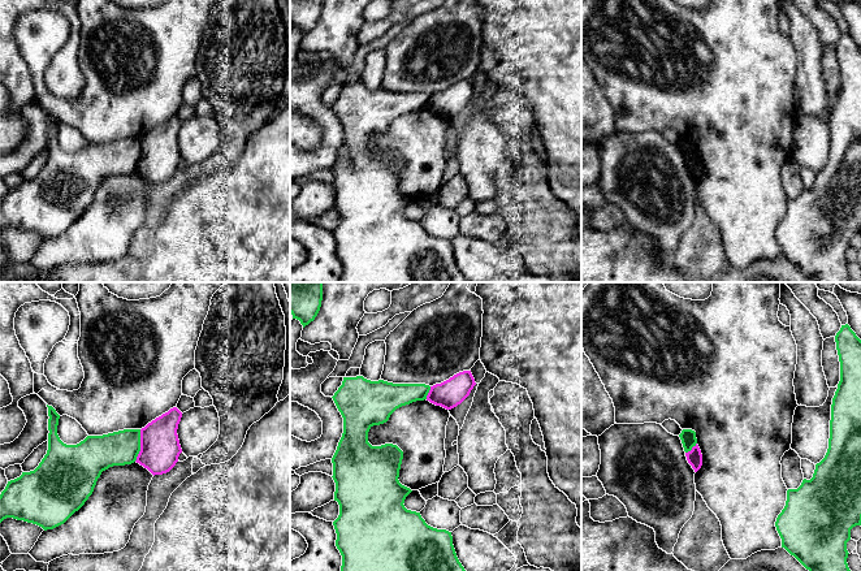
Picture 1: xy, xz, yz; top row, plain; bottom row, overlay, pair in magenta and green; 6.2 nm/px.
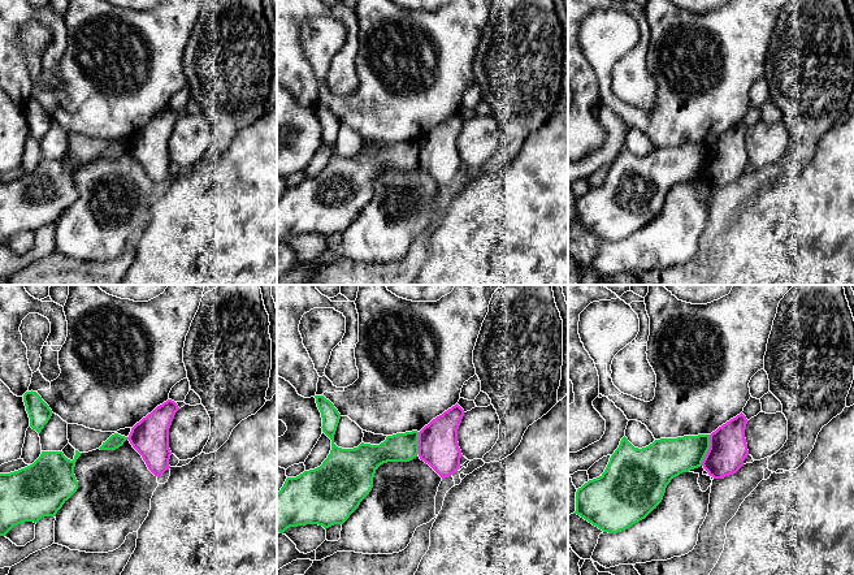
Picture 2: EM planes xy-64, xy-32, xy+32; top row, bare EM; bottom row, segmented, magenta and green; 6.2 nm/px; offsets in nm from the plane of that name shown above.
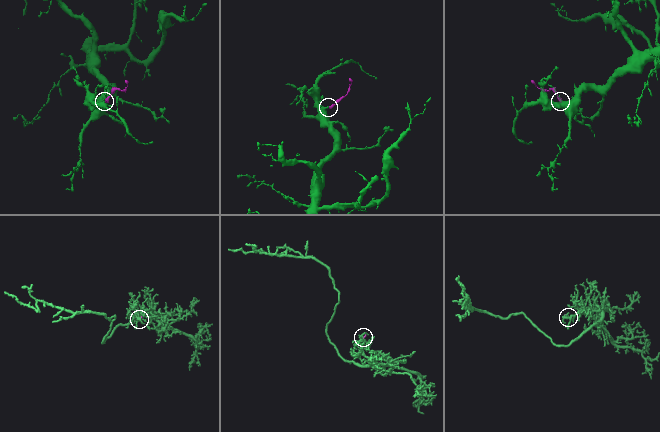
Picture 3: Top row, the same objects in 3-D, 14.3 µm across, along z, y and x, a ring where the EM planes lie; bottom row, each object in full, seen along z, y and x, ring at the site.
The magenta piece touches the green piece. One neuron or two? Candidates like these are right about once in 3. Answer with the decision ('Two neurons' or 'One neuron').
Two neurons

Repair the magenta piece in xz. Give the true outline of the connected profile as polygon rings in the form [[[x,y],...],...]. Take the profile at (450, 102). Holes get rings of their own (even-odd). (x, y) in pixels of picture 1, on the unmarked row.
[[[463,79],[449,88],[430,95],[427,109],[446,118],[460,113],[476,94],[471,79]]]

